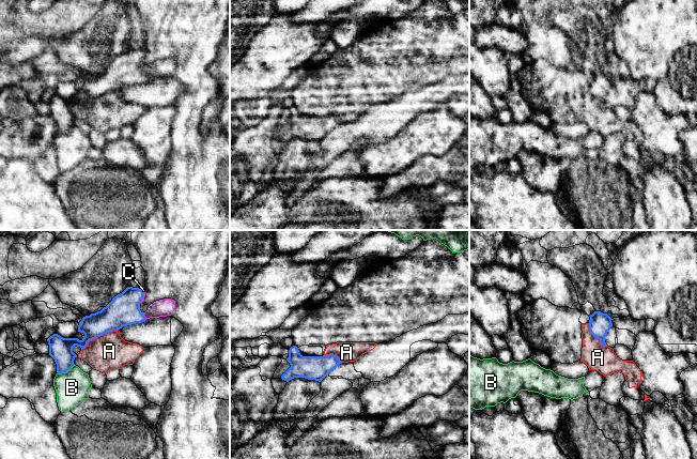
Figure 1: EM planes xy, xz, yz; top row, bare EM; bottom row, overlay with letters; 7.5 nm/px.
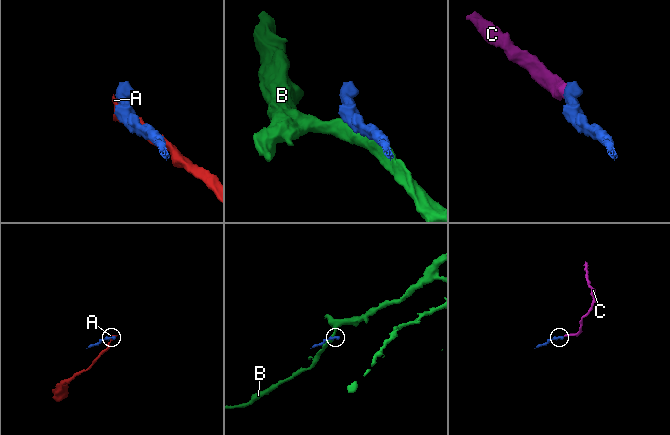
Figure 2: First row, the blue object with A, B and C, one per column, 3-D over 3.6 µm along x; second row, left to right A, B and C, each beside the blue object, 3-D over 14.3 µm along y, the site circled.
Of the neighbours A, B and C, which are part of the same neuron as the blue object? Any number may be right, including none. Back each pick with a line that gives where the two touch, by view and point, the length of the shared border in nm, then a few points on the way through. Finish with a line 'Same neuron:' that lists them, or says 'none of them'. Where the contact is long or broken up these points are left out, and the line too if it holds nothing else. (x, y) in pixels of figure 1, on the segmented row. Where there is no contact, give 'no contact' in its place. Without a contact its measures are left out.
C: meets blue in xy at (143, 316); contact 60 nm long; runs through xy (124, 309), (132, 315), (143, 316), (165, 307)
Same neuron: C

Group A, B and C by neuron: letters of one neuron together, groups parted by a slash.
A / B / C

